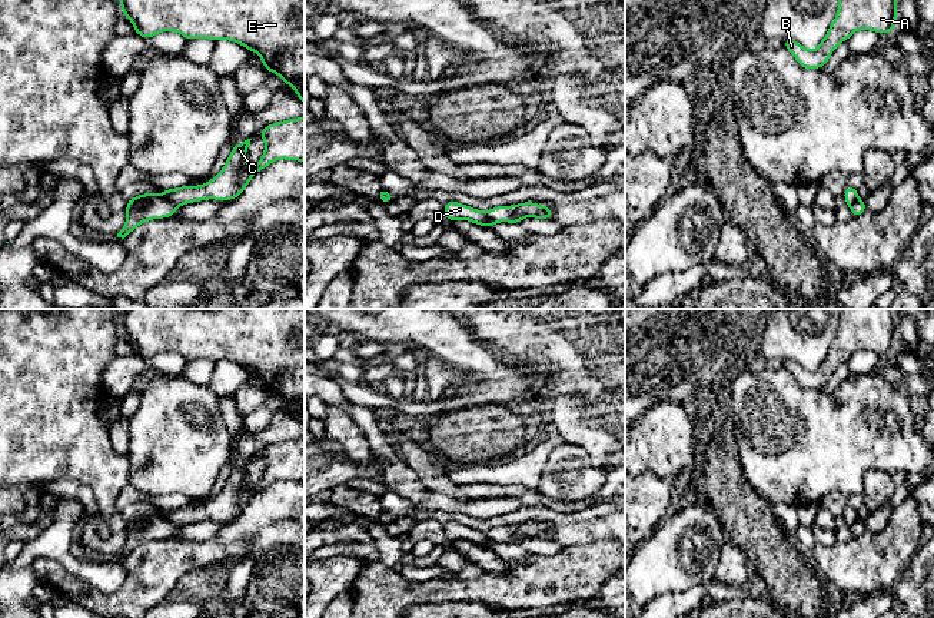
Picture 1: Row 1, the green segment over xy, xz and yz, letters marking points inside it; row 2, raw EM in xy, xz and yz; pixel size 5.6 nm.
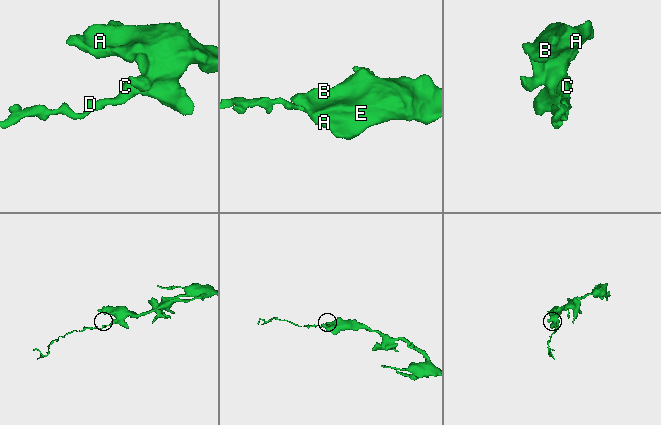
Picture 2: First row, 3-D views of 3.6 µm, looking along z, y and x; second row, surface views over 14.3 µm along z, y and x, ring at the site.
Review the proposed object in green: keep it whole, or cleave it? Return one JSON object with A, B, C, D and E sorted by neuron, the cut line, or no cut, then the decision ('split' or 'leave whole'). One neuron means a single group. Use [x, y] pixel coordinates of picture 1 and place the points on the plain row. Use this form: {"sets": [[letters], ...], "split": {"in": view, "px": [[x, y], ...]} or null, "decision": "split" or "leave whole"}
{"sets": [["A", "B", "C", "E"], ["D"]], "split": {"in": "xy", "px": [[162, 517], [178, 527]]}, "decision": "split"}

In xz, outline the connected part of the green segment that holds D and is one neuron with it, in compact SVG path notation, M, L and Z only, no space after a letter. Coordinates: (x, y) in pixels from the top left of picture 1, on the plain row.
M449 521L448 524L443 525L443 535L445 535L445 539L451 542L469 541L472 544L476 544L479 546L486 546L489 549L492 549L496 544L496 542L492 542L485 532L481 532L475 528L471 528L453 521Z

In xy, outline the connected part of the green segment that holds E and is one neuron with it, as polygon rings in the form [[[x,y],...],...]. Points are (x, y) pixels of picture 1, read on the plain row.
[[[127,309],[120,315],[120,328],[143,359],[176,352],[187,360],[230,360],[255,372],[263,389],[292,406],[298,421],[305,423],[305,309]]]

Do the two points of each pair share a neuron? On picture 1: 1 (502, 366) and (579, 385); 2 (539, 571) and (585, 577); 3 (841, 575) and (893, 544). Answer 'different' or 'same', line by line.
1: different
2: same
3: same

